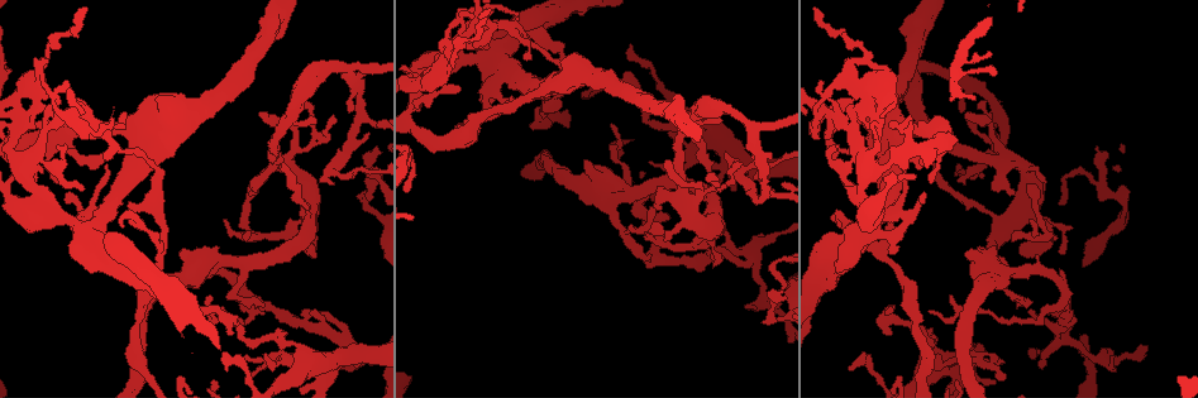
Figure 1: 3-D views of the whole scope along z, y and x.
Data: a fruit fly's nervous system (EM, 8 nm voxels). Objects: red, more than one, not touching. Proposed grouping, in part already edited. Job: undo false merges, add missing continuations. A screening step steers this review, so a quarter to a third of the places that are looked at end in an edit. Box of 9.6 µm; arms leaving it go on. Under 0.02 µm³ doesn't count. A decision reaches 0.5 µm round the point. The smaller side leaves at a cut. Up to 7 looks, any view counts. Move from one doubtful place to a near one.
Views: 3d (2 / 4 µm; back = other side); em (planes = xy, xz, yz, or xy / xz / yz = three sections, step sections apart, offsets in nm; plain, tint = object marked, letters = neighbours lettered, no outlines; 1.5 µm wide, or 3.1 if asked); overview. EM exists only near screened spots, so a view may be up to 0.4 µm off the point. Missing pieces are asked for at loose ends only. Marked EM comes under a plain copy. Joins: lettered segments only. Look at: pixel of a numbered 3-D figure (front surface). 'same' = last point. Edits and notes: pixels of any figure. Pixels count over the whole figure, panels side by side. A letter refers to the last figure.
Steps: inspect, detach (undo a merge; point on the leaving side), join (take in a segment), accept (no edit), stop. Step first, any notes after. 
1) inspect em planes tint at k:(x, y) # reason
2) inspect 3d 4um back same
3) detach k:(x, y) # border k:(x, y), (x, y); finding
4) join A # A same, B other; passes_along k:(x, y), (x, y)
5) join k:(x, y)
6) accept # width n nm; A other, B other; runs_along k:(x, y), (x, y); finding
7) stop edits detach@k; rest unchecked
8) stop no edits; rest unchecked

inspect em xy step 8 letters at 1:(657, 241) # abrupt turn

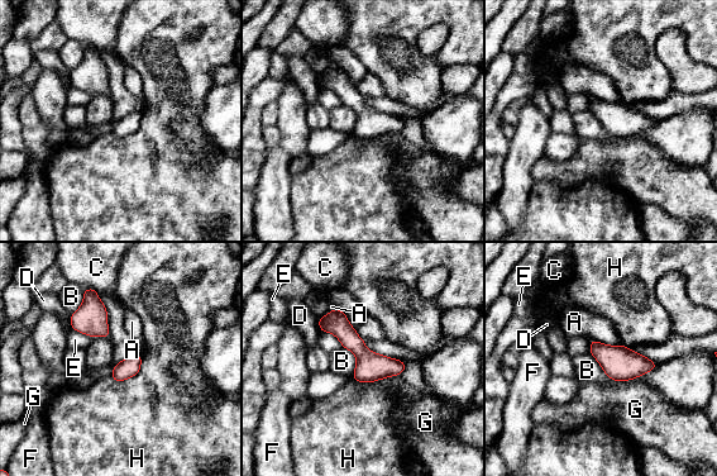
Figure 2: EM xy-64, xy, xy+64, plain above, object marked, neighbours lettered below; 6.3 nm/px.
accept # A other, B other, C other, D other, E other, F other, G other, H other; border 2:(342, 346), (355, 358), (353, 379); all the same neuron

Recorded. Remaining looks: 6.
inspect em planes letters at 1:(722, 179) # an open end

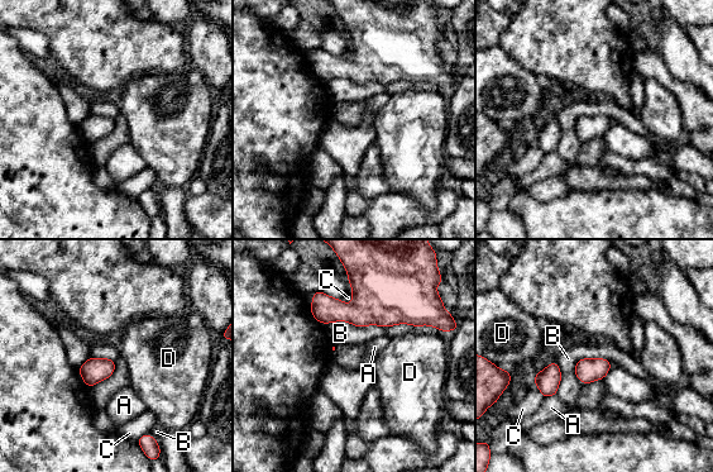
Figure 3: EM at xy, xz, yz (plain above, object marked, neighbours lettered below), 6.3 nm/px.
accept # longest_contact B 380 nm; A other, B other, C other, D other; none of them fits

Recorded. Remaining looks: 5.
inspect em yz step 4 tint at 1:(687, 110) # an open end

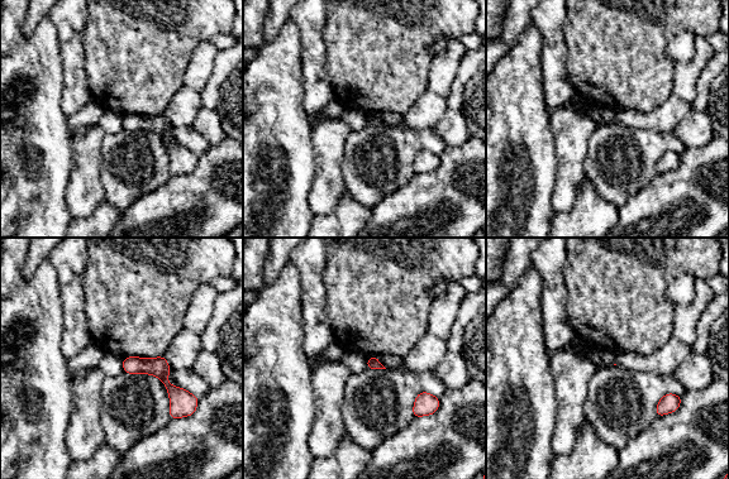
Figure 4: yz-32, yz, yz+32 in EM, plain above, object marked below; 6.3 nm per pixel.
inspect em xz step 4 letters same # cut it another way

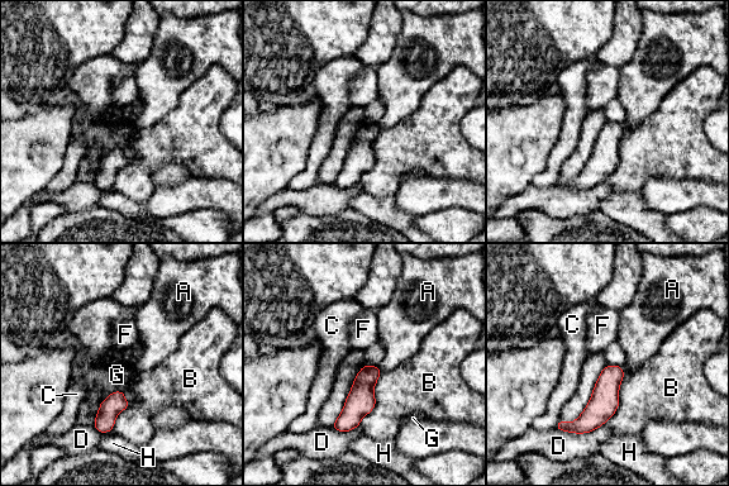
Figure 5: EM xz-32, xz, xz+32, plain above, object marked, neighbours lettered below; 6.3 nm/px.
accept # A other, B other, C other, D other, F other, G other, H other; border 5:(101, 401), (122, 391), (129, 406); none of them fits

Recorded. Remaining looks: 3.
stop no edits; rest unchecked

